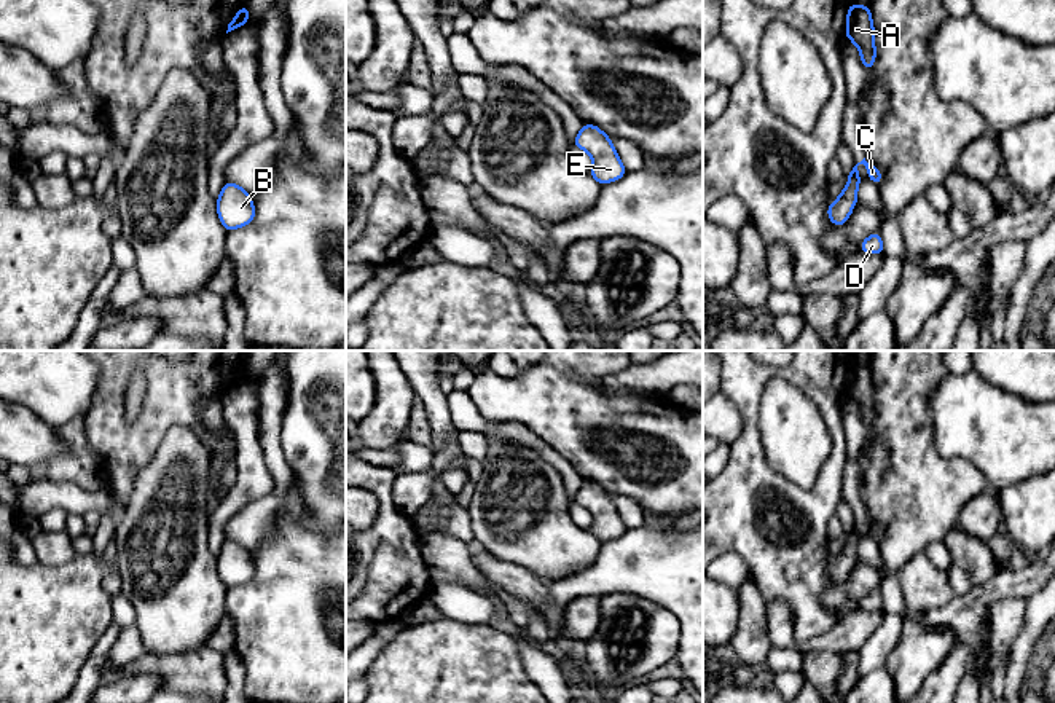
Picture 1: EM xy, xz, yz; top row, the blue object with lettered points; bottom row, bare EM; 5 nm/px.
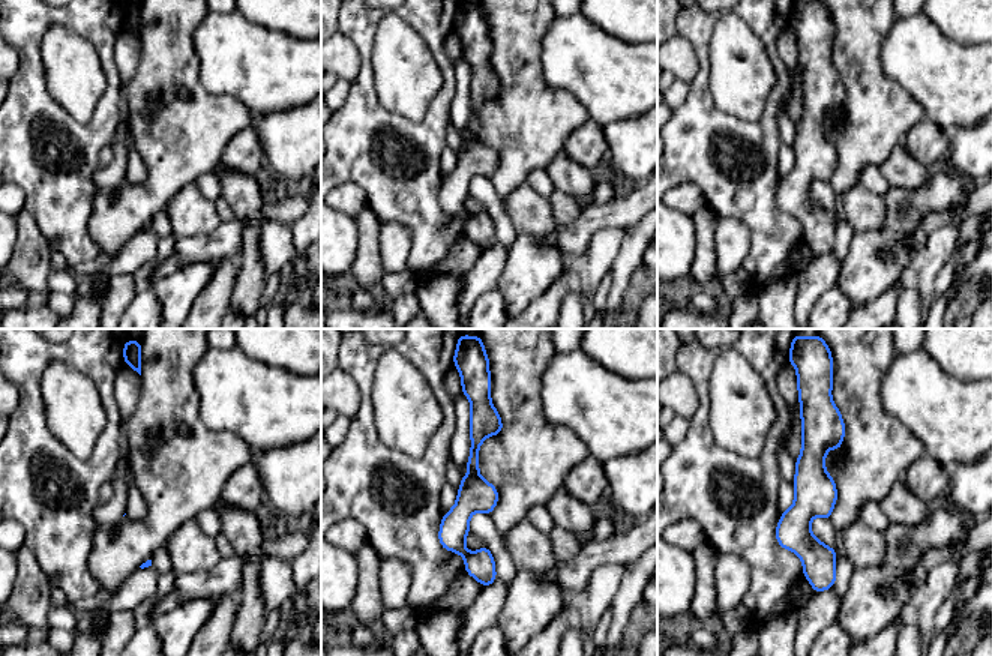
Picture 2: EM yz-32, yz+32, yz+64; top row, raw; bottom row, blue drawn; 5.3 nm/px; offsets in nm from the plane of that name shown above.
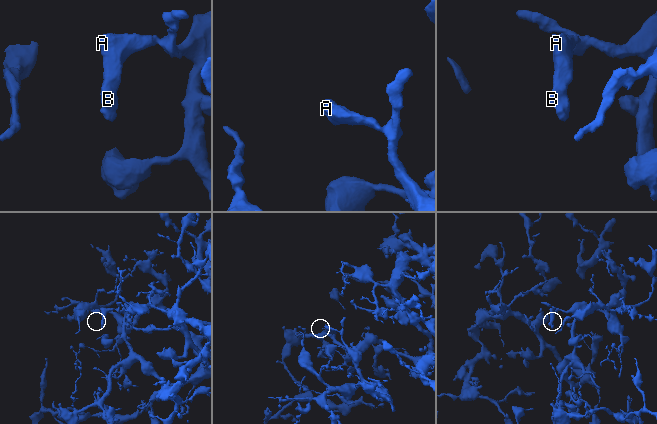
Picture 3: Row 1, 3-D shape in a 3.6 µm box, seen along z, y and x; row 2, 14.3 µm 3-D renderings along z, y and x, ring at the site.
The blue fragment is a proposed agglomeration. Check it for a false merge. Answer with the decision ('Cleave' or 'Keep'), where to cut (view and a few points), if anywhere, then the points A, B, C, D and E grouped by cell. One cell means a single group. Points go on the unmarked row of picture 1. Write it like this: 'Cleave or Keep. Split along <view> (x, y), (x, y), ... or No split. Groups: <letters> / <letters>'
Keep. No split. Groups: A B C D E

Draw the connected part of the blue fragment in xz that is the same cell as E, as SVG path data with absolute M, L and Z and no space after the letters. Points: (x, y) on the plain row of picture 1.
M585 480L574 496L574 502L586 509L593 518L590 532L599 540L615 539L626 531L610 494L598 483Z

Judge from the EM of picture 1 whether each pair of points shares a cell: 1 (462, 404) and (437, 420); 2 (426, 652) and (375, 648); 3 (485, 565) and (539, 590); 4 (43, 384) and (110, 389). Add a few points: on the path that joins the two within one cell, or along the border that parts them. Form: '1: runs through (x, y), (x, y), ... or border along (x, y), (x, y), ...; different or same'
1: border along (445, 396), (454, 428); different
2: border along (389, 644), (364, 673); different
3: runs through (498, 573), (526, 585); same
4: border along (99, 367), (93, 404), (82, 418); different

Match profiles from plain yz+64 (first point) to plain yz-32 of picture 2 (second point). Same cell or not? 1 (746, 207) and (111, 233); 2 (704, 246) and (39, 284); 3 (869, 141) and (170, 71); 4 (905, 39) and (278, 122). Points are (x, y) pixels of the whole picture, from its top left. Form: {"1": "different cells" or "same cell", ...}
{"1": "different cells", "2": "same cell", "3": "same cell", "4": "different cells"}

